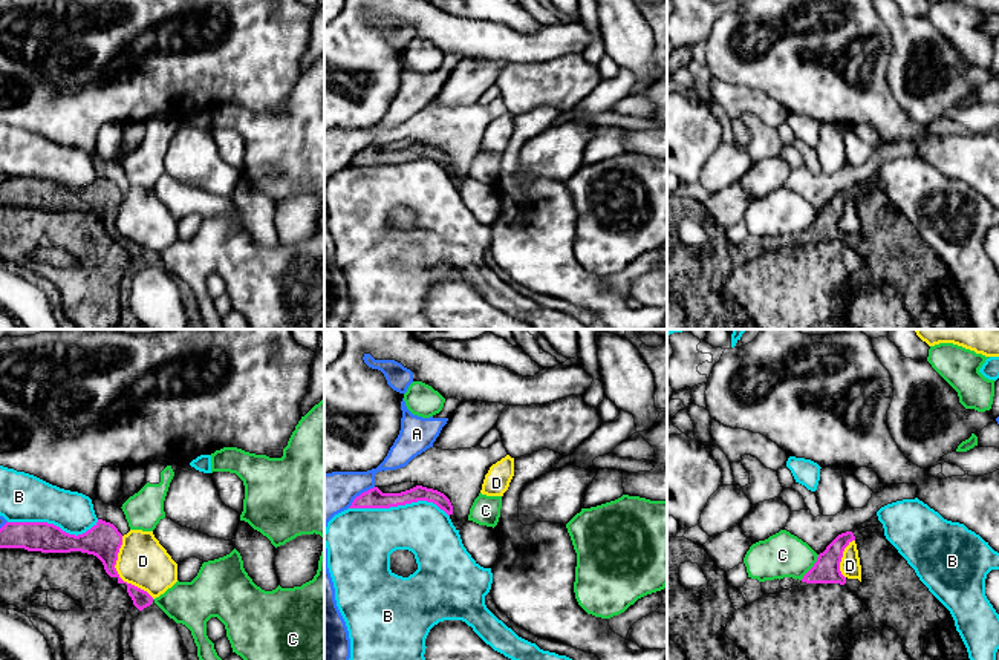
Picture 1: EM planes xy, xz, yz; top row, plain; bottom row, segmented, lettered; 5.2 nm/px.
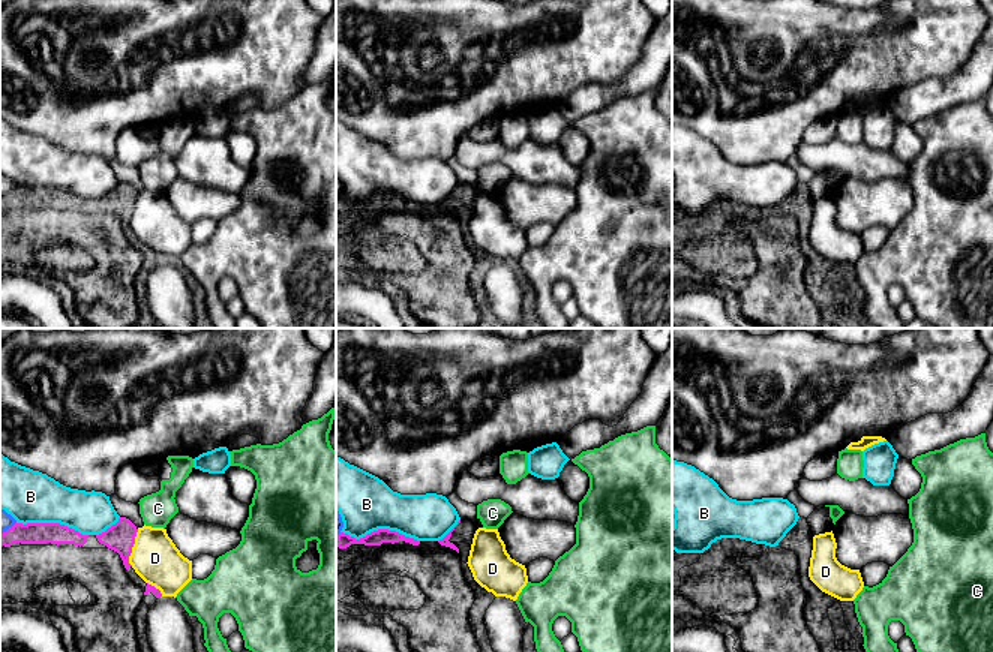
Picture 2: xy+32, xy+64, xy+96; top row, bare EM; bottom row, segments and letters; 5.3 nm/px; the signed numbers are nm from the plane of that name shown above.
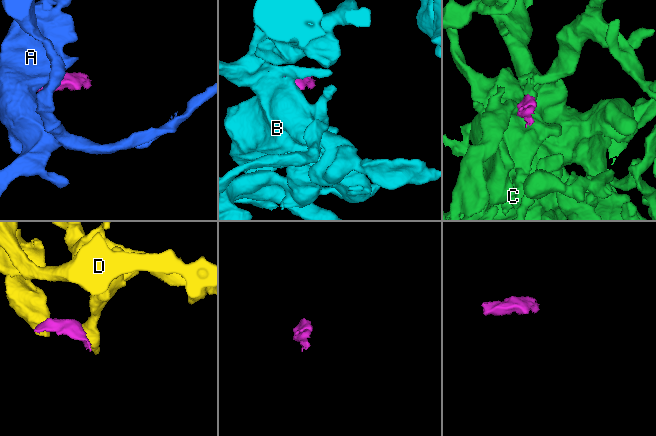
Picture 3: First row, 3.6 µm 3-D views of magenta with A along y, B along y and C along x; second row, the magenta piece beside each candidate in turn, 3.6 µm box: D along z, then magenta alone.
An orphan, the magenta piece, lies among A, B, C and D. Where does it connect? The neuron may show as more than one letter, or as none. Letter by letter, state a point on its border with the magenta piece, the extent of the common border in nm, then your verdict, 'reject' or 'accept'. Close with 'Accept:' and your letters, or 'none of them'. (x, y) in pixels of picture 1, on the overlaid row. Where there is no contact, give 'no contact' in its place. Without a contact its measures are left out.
A: meets magenta in xz at (361, 493); contact 180 nm long; reject
B: meets magenta in xz at (400, 504); contact 550 nm long; reject
C: meets magenta in yz at (813, 567); contact 170 nm long; reject
D: meets magenta in xy at (117, 573); contact 360 nm long; reject
Accept: none of them

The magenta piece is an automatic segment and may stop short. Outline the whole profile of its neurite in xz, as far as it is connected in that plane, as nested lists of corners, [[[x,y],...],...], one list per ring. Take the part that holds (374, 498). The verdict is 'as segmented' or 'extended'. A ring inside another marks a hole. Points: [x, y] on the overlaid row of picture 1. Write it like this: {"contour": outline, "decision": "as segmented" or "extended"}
{"contour": [[[422,485],[401,493],[382,493],[378,487],[373,487],[356,496],[349,508],[390,508],[418,501],[433,502],[448,516],[453,515],[453,505],[444,493]]], "decision": "as segmented"}

